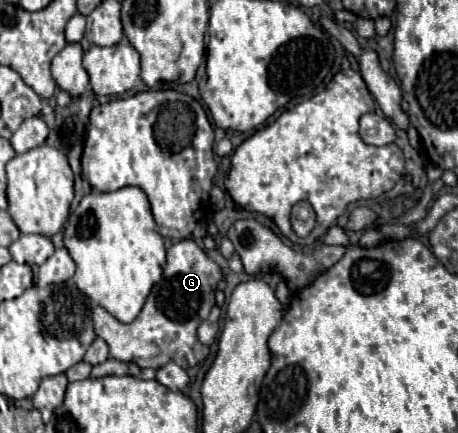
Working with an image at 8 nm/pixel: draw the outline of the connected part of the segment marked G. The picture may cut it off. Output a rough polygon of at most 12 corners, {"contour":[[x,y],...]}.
{"contour":[[193,239],[167,249],[133,323],[93,307],[113,359],[187,369],[221,269]]}

